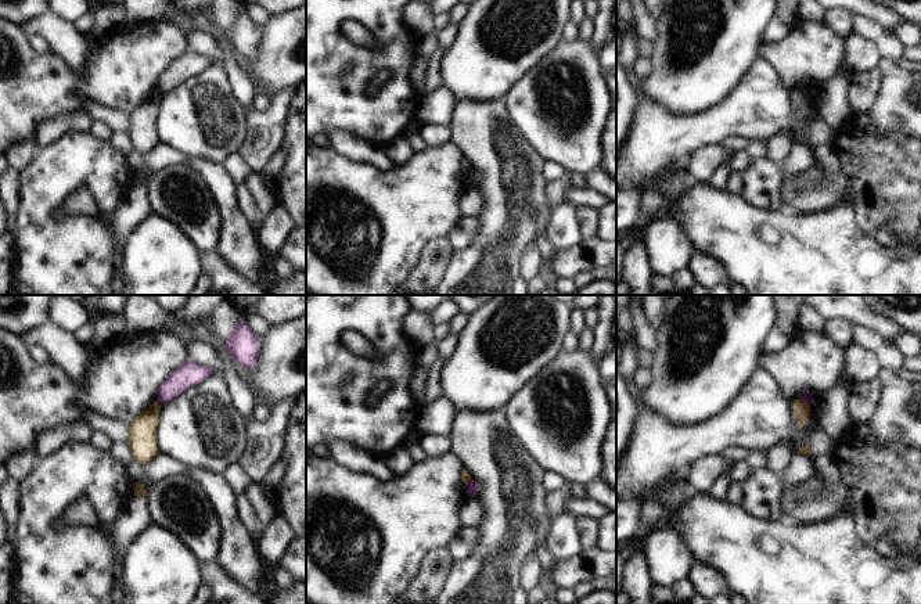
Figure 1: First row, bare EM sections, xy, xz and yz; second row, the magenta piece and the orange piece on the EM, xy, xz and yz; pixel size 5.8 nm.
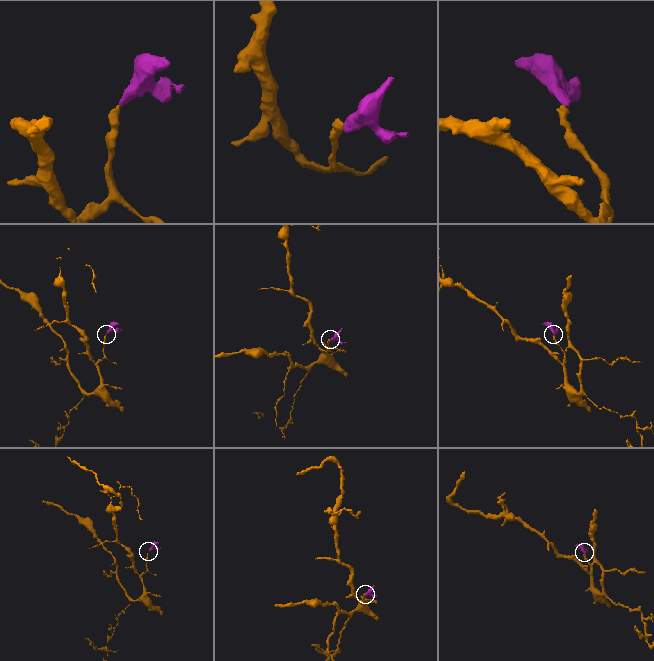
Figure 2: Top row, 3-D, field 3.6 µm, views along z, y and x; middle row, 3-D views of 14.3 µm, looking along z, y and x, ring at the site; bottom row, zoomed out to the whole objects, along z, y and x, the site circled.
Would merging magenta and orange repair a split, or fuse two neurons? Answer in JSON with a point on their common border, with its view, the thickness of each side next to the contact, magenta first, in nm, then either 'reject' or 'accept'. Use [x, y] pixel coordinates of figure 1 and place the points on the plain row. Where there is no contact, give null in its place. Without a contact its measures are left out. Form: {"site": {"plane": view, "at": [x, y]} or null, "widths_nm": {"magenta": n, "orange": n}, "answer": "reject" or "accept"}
{"site": {"plane": "xy", "at": [159, 93]}, "widths_nm": {"magenta": 140, "orange": 170}, "answer": "reject"}

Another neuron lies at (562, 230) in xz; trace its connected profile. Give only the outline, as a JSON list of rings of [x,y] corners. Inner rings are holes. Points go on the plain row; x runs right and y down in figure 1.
[[[566,202],[557,205],[548,217],[543,237],[555,252],[582,242],[576,206]]]

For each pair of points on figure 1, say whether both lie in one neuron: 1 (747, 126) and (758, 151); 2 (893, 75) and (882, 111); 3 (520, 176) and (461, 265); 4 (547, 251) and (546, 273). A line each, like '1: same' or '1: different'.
1: different
2: same
3: same
4: same

